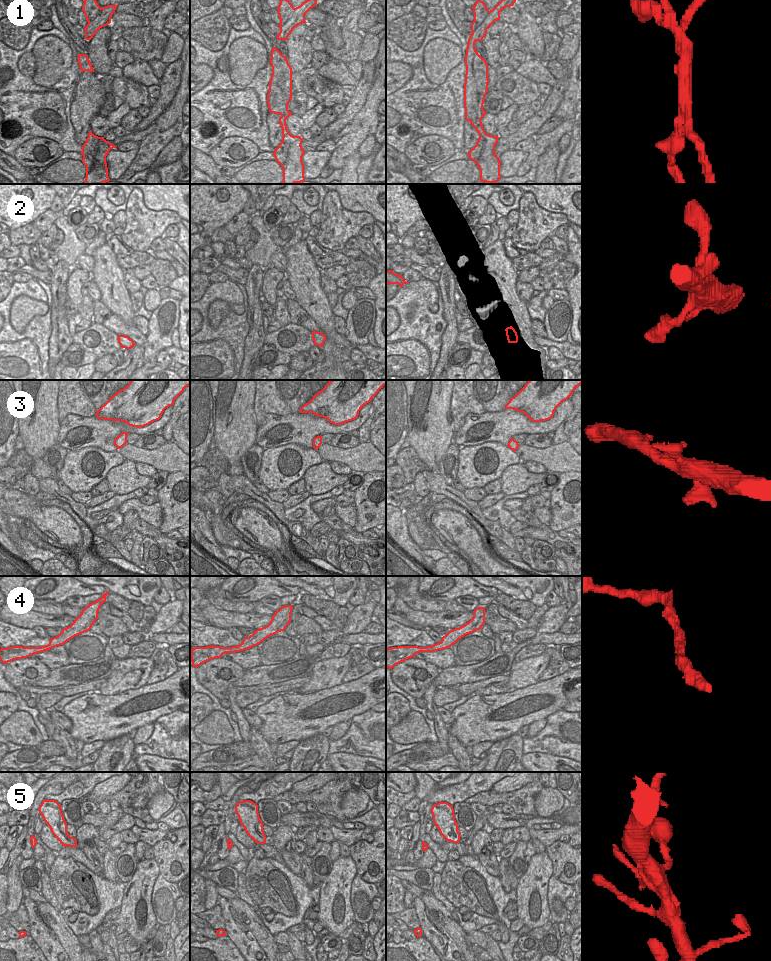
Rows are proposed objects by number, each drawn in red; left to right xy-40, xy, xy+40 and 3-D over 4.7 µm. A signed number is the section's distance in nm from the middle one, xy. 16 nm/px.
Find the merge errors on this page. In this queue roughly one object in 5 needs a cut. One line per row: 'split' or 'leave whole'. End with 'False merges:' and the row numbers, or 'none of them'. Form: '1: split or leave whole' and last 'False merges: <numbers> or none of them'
1: split
2: leave whole
3: leave whole
4: leave whole
5: leave whole
False merges: 1

